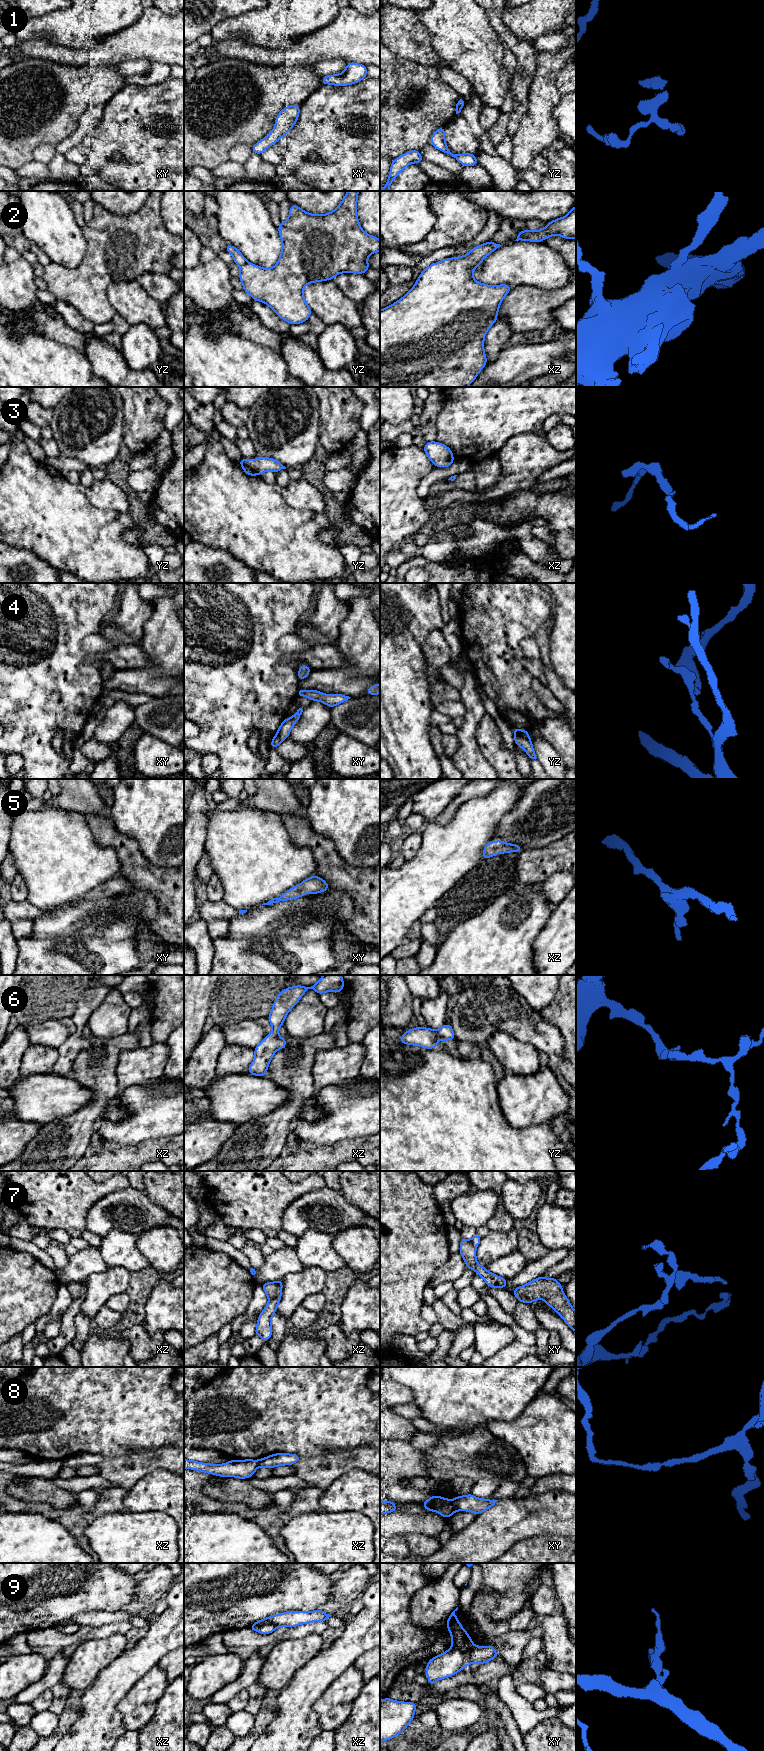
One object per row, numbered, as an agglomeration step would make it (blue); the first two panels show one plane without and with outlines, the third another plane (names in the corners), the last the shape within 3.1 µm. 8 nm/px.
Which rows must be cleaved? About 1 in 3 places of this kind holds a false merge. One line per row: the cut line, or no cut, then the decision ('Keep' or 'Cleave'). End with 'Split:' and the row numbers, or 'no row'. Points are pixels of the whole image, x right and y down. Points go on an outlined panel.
1: Split along xy (268, 134), (278, 140). Cleave
2: Split along yz (246, 261), (240, 266). Cleave
3: No split. Keep
4: Split along yz (514, 734), (528, 738). Cleave
5: No split. Keep
6: No split. Keep
7: Split along xz (276, 1282), (277, 1293), (269, 1300). Cleave
8: Split along xy (452, 1501), (453, 1507), (456, 1510). Cleave
9: Split along xy (473, 1645), (466, 1652), (452, 1647). Cleave
Split: 1, 2, 4, 7, 8, 9

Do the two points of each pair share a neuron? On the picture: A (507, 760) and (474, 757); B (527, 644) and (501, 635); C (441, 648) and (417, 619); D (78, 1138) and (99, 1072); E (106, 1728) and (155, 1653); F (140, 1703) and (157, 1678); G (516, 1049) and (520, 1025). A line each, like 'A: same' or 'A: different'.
A: different
B: different
C: different
D: same
E: same
F: same
G: different

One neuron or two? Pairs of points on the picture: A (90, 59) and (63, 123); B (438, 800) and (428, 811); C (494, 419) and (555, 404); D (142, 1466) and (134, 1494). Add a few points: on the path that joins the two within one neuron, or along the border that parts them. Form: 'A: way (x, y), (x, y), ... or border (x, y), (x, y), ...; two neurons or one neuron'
A: border (65, 64), (73, 66), (112, 65); two neurons
B: way (435, 803), (430, 808); one neuron
C: way (509, 404), (540, 404); one neuron
D: way (142, 1473), (141, 1487); one neuron

